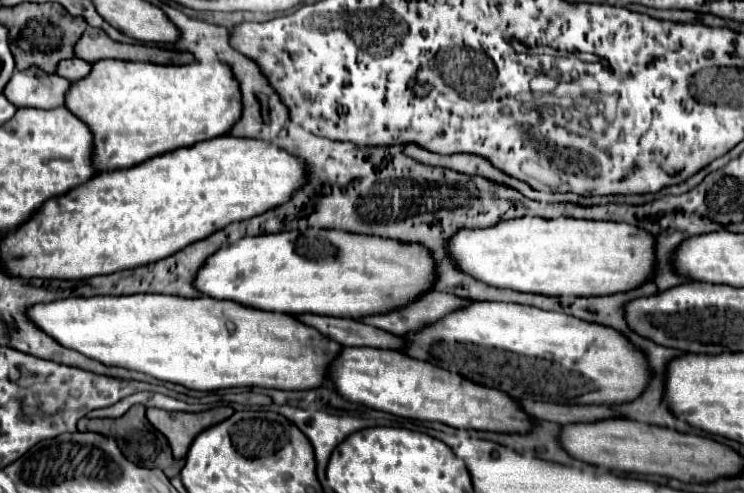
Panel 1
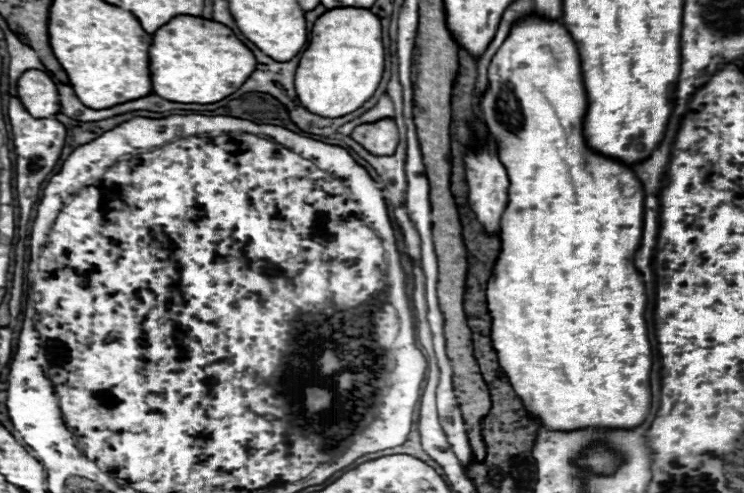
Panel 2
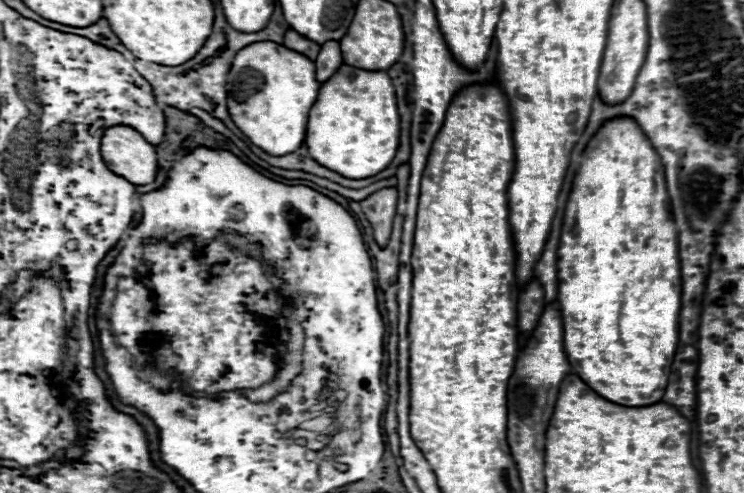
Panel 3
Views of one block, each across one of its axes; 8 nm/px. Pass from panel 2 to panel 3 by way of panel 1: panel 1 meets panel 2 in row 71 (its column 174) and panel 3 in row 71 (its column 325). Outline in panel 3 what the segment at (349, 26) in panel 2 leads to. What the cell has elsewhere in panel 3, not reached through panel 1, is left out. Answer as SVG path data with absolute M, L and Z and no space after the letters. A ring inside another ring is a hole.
M342 64L340 70L336 70L336 74L332 74L332 78L320 86L320 98L316 98L316 106L310 110L304 142L320 166L328 166L328 170L338 172L344 178L368 178L382 172L394 160L400 144L400 116L390 76L386 72Z

